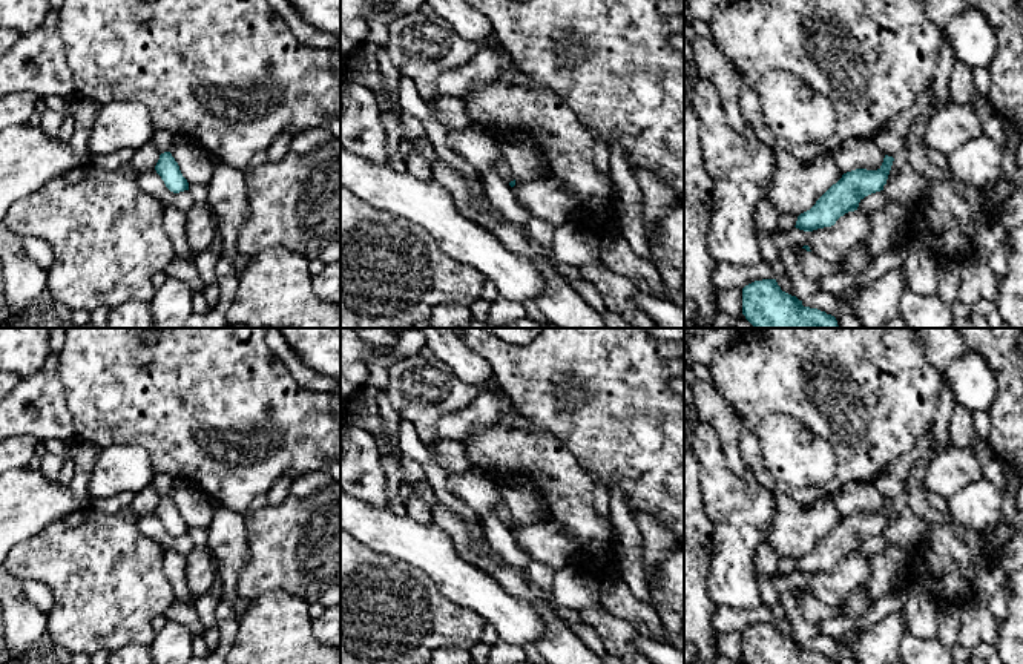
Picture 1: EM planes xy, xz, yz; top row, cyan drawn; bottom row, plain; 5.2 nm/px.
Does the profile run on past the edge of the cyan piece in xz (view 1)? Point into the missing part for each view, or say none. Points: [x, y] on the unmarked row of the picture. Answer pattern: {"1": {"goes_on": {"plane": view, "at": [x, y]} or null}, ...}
{"1": {"goes_on": null}}

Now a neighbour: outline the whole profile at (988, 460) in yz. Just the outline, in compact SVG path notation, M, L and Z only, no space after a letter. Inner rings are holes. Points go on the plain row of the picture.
M975 434L968 449L971 449L975 459L979 460L985 478L1003 491L1005 475L1002 471L1000 460L992 452L991 446L979 434Z

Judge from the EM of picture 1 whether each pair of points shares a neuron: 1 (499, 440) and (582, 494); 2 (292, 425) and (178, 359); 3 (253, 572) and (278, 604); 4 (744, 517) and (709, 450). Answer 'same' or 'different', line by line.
1: same
2: same
3: different
4: same

